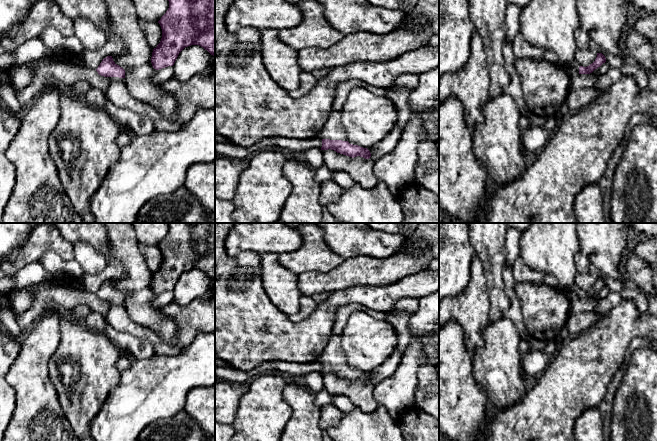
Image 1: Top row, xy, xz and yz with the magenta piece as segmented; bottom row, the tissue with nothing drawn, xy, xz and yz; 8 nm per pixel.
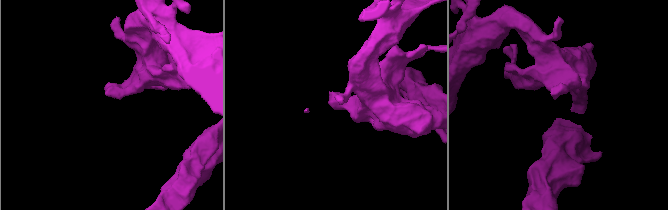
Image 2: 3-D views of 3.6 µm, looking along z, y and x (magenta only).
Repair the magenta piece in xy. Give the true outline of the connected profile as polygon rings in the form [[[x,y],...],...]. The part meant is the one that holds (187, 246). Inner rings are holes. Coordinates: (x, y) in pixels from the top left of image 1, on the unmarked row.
[[[168,223],[169,232],[158,247],[162,262],[153,273],[151,287],[159,294],[173,290],[179,277],[188,270],[199,269],[215,280],[215,223]]]

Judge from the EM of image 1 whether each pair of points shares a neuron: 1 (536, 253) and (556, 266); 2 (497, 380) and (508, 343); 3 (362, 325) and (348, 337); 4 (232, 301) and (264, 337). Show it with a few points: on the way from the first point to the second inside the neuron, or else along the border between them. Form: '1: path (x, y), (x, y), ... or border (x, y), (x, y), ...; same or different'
1: path (541, 253), (551, 261); same
2: path (498, 371), (501, 352); same
3: path (359, 328), (351, 336); same
4: path (237, 310), (255, 328); same

